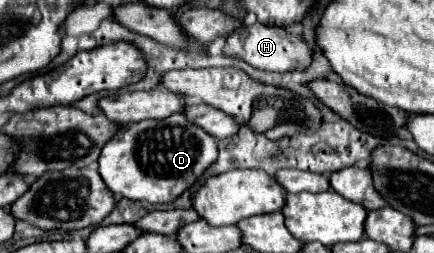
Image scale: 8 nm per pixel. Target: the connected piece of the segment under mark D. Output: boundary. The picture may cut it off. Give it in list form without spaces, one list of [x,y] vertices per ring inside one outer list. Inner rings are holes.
[[[172,114],[162,120],[142,120],[138,124],[120,126],[116,136],[112,136],[100,152],[98,172],[116,196],[150,204],[168,204],[192,186],[216,156],[218,146],[208,132],[188,122],[184,114]]]

